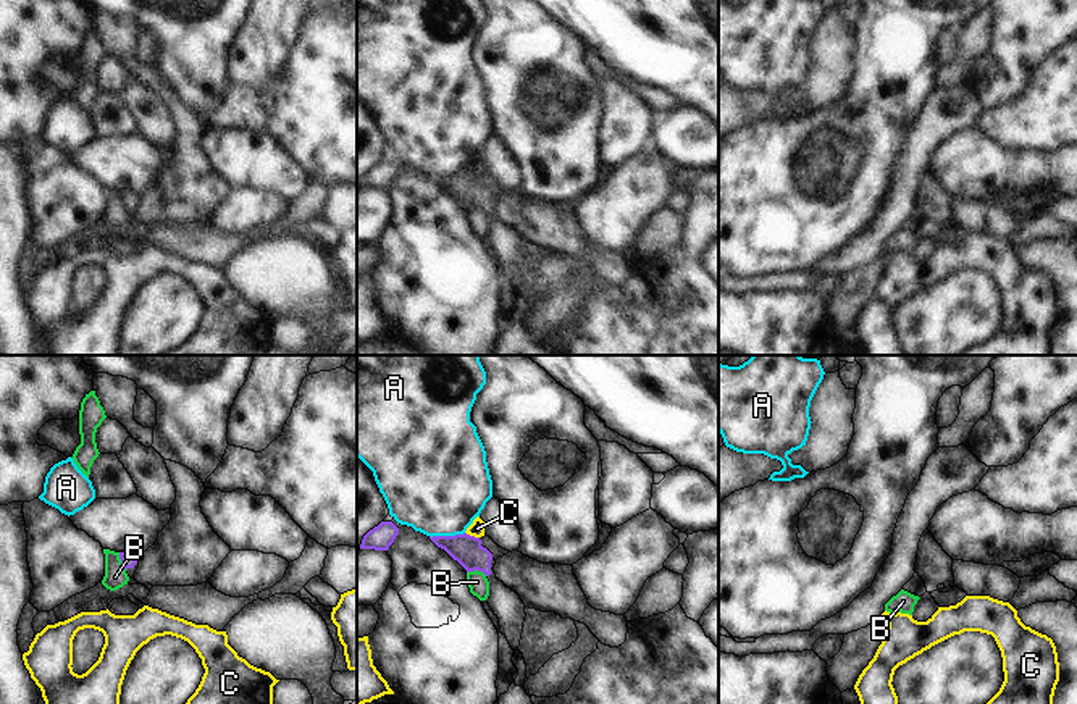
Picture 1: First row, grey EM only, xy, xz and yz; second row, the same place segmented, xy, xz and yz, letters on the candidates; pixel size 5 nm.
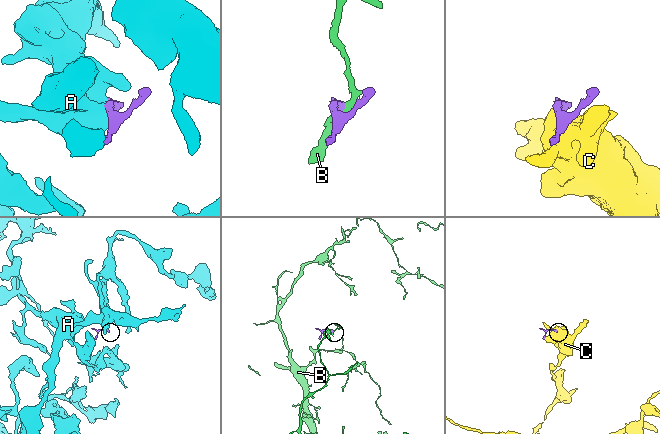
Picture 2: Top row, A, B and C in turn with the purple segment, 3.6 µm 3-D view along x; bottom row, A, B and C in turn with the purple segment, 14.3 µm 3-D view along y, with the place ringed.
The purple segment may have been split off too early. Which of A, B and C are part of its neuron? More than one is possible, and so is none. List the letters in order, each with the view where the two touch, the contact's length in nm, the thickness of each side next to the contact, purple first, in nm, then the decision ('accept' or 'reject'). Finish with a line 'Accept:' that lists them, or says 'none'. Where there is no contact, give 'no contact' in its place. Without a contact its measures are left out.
A: meets purple in xz; contact 180 nm long; 150 nm thick on the purple side, 480 nm on the other; reject
B: meets purple in xz; contact 110 nm long; 150 nm thick on the purple side, 100 nm on the other; reject
C: meets purple in xz; contact 80 nm long; 150 nm thick on the purple side, 80 nm on the other; reject
Accept: none

